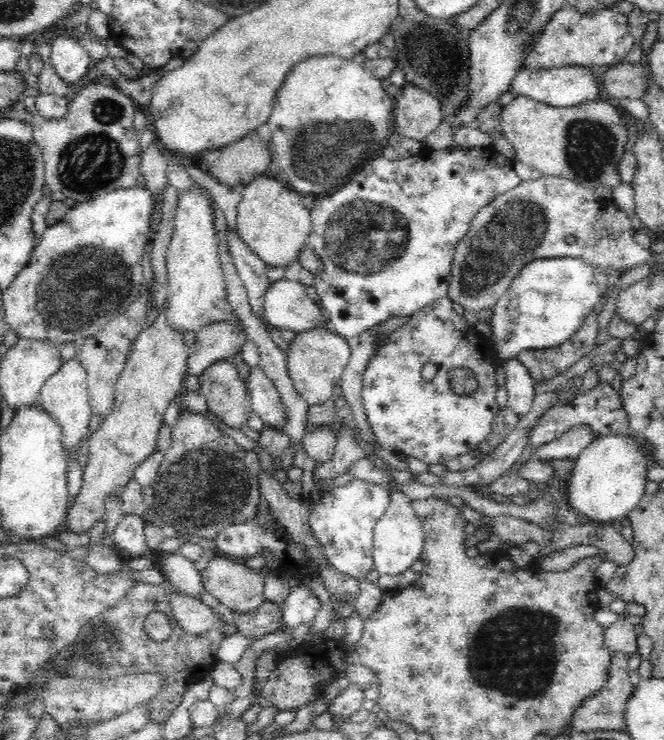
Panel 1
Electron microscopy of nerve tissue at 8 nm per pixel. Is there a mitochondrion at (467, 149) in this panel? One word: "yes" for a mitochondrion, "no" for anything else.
no

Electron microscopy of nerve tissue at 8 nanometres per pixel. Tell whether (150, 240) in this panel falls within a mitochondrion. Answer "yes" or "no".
no

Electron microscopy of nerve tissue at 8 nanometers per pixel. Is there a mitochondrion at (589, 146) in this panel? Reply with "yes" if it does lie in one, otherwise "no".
yes

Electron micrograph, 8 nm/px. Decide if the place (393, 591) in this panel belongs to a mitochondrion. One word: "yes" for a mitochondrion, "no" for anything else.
no

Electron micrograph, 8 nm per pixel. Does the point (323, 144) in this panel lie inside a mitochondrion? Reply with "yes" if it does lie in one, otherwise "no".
yes

